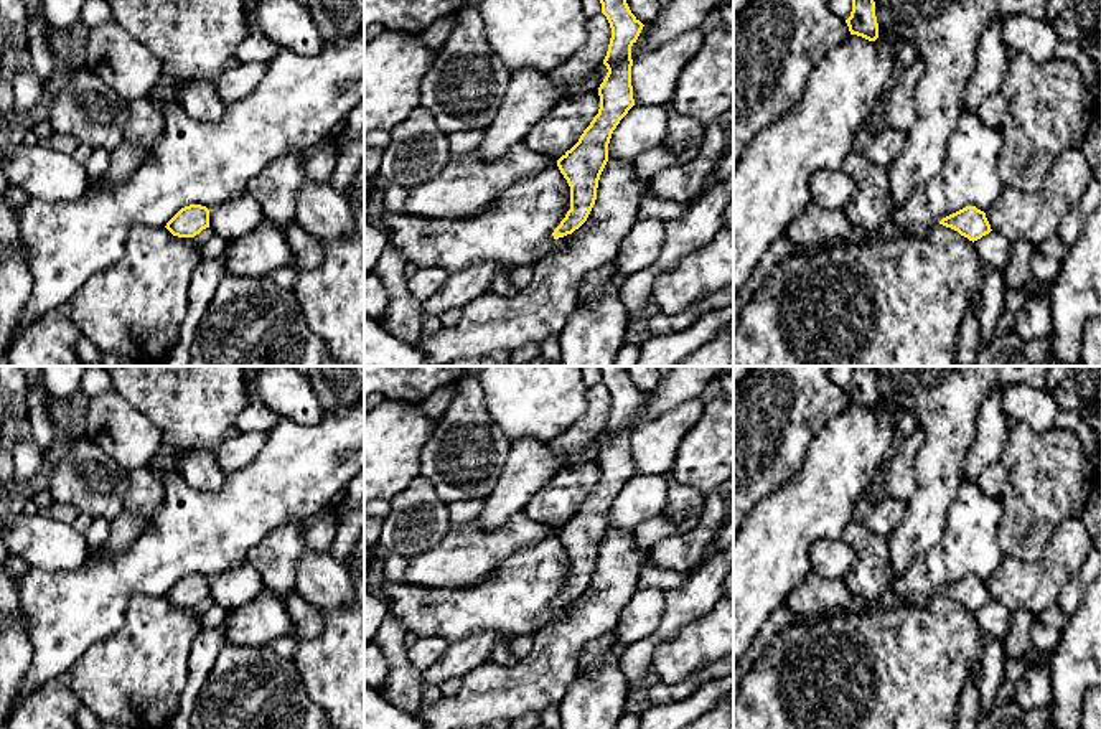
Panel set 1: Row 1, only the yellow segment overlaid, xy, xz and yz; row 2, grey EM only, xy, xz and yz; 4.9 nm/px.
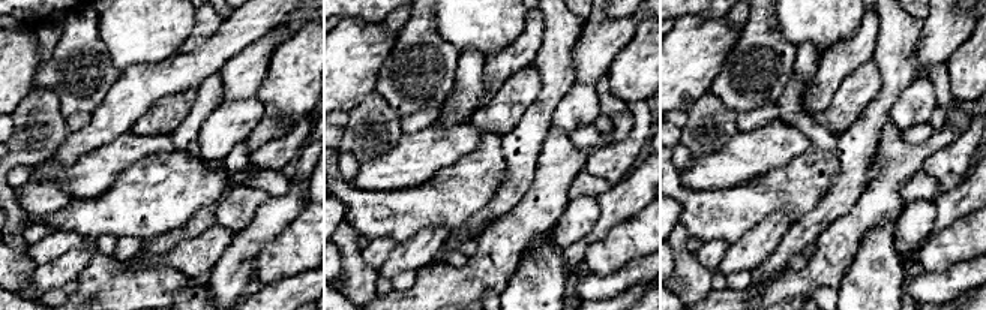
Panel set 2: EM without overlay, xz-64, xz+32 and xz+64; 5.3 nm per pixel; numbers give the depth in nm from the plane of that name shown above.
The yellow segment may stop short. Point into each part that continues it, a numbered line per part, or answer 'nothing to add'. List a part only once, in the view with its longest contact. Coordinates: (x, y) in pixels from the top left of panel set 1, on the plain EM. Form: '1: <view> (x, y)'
nothing to add

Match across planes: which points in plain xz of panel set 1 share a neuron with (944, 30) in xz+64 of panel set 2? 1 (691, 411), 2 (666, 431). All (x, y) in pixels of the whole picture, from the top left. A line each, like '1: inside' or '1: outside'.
1: inside
2: inside

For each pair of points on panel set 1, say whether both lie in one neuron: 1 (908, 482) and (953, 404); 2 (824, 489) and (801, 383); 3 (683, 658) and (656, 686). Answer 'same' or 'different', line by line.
1: different
2: different
3: different

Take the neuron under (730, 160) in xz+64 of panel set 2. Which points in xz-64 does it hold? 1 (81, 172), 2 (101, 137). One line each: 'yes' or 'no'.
1: yes
2: no

